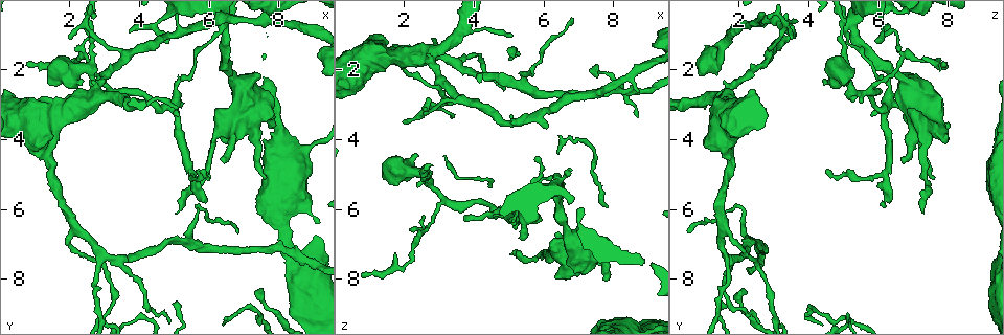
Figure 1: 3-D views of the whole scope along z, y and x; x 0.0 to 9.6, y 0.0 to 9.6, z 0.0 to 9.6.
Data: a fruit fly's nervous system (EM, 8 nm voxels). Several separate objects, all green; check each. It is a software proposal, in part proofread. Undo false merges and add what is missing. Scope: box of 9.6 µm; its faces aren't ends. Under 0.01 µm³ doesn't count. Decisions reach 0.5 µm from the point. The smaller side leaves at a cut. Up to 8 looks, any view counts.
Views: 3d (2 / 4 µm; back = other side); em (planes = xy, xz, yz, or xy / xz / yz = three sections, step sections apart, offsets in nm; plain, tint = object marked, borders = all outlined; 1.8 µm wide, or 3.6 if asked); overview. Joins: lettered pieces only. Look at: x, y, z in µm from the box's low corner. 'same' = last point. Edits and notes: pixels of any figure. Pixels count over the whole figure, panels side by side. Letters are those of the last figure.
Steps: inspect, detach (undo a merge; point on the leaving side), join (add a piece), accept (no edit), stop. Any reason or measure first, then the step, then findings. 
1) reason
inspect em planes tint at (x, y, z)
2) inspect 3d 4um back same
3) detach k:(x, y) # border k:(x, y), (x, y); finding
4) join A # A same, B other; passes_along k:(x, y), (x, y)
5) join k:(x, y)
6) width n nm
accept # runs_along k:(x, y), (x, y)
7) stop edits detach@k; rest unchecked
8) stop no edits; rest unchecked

abrupt turn
inspect 3d 2um at (6.35, 0.70, 5.10)

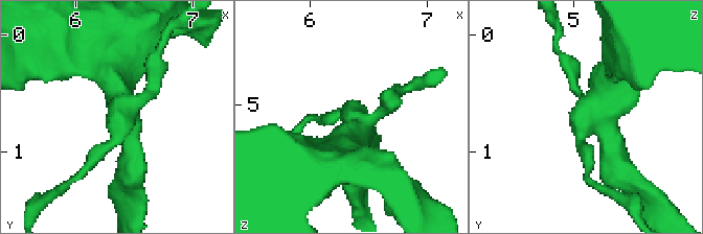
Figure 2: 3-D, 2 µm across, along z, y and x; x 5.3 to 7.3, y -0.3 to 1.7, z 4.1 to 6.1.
inspect em xz step 16 tint at (6.42, 0.70, 5.18)

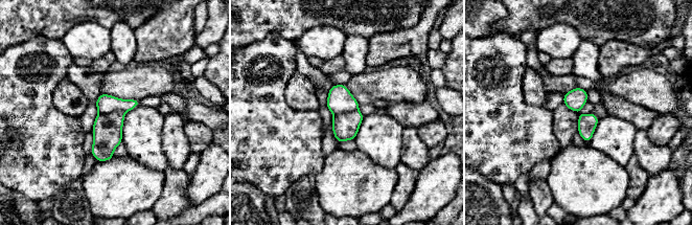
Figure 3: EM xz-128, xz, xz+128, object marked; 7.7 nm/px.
inspect em xy step 4 borders same

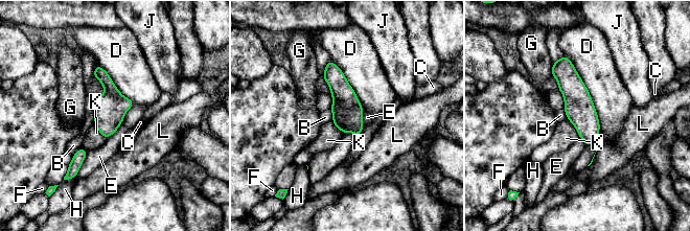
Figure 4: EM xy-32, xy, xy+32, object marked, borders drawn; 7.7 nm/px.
detach 4:(339, 111) # B other, C other, D other, E other, F other, G other, H other, J other, K other, L other; border 4:(336, 98), (346, 109), (345, 132); two cells meet here

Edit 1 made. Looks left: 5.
thick turns thin
inspect em xy step 8 plain at (7.30, 4.10, 7.20)

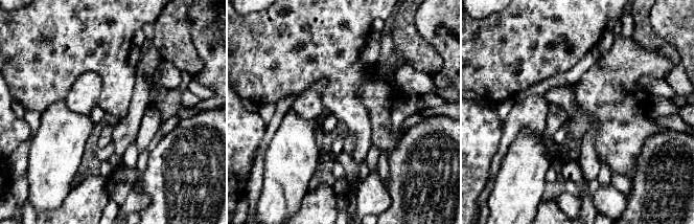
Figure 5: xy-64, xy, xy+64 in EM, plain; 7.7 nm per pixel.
see the neighbours
inspect em xy step 8 borders same

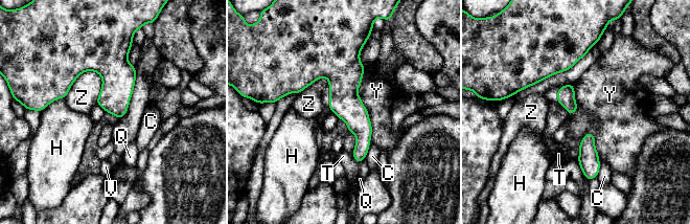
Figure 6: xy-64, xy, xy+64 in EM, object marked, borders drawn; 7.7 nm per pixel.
longest_contact Y 600 nm
accept # C other, H other, Q other, T other, V other, Y other, Z other; border 6:(364, 67), (357, 94), (370, 143); all the same cell

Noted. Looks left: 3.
branch point
inspect em planes borders at (3.70, 1.65, 2.90)

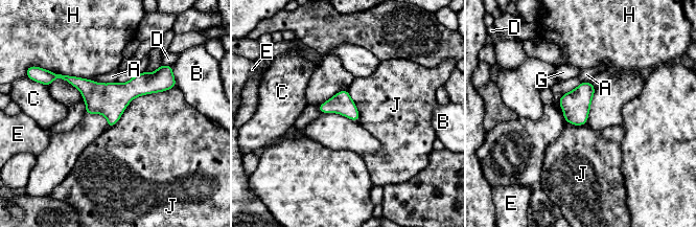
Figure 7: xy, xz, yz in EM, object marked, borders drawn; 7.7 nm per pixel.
accept # A other, B other, C other, D other, E other, G other, H other, J other; runs_along 7:(66, 77), (91, 91), (167, 78); all the same cell

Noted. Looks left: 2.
stop edits detach@4; rest unchecked

